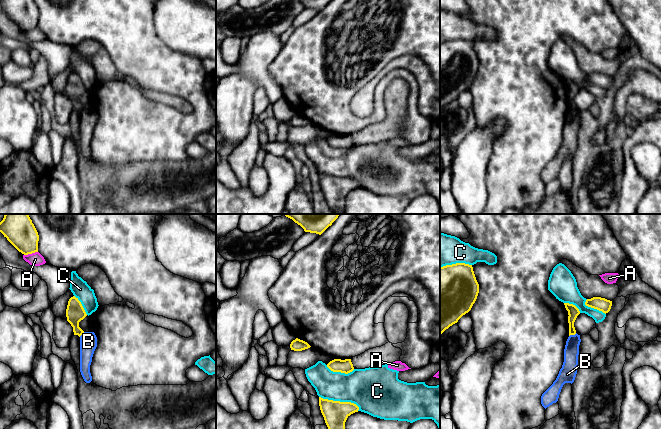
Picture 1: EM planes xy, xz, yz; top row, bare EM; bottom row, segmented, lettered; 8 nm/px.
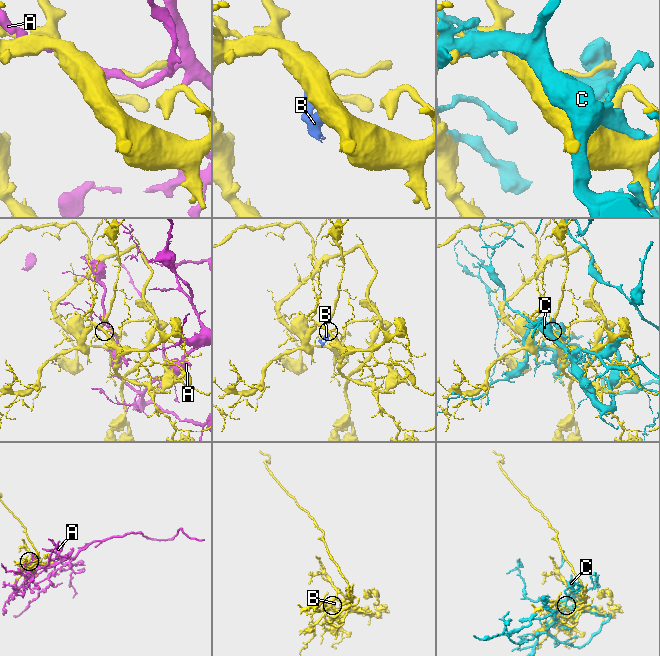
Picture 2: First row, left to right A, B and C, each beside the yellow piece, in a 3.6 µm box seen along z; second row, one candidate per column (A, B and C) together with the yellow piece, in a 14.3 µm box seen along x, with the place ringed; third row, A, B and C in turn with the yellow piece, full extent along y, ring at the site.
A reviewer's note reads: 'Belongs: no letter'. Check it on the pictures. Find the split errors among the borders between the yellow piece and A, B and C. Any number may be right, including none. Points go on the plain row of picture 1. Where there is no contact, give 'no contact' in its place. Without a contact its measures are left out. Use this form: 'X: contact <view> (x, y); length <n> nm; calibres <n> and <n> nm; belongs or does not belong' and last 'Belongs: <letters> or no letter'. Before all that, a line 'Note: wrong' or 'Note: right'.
Note: right
A: contact xy (30, 29); length 120 nm; calibres 220 and 110 nm; does not belong
B: contact yz (572, 110); length 70 nm; calibres 90 and 120 nm; does not belong
C: contact xz (339, 177); length 340 nm; calibres 200 and 320 nm; does not belong
Belongs: no letter

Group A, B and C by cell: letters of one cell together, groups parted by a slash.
A / B / C

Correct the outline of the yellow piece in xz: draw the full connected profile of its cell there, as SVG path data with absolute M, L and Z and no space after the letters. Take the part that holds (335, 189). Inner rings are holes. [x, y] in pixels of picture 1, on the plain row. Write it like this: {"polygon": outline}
{"polygon": "M319 173L319 182L325 199L335 214L344 214L347 194L358 188L359 183L351 178L340 178Z"}

